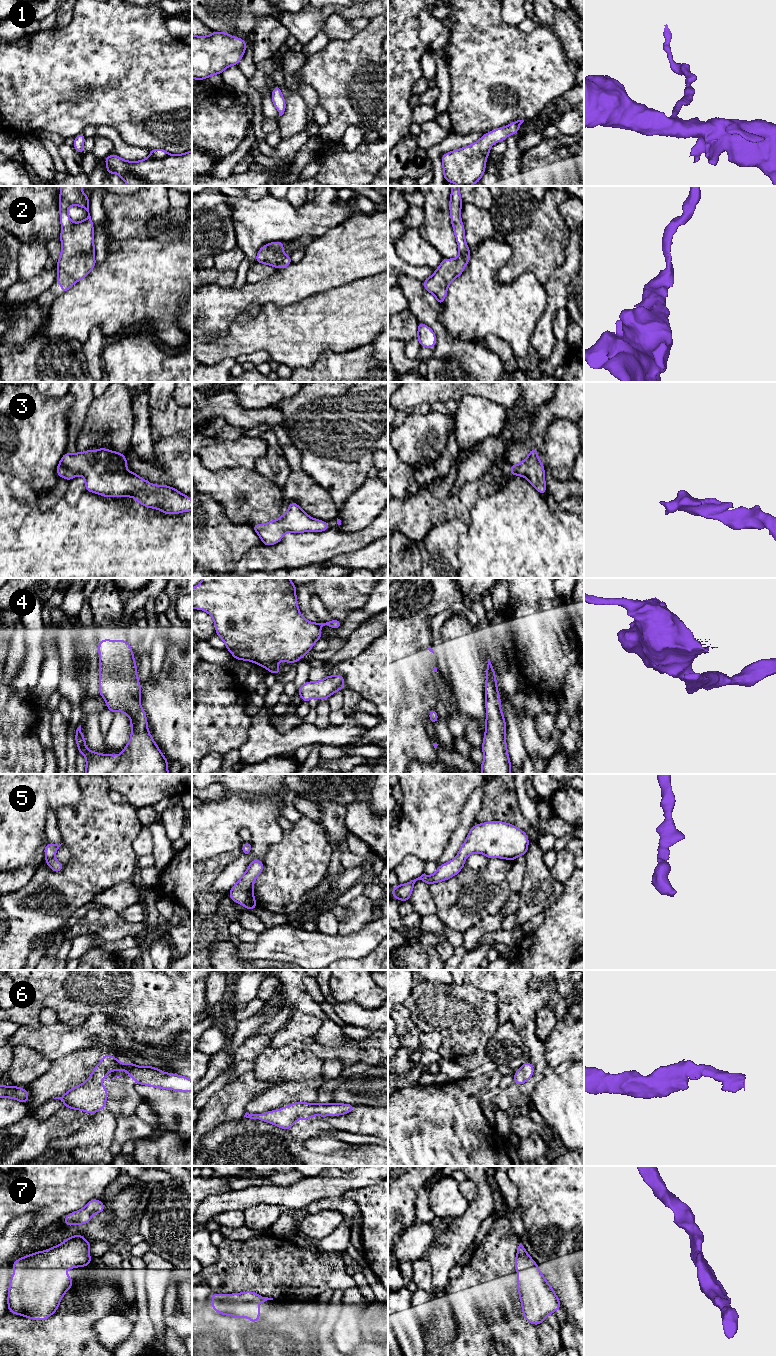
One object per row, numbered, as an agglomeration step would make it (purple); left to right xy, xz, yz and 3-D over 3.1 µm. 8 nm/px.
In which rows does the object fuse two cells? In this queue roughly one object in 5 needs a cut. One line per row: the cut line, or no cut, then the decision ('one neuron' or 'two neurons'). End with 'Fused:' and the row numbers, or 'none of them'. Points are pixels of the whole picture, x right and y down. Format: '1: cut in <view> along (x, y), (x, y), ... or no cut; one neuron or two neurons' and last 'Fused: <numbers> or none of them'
1: no cut; one neuron
2: no cut; one neuron
3: no cut; one neuron
4: no cut; one neuron
5: no cut; one neuron
6: no cut; one neuron
7: no cut; one neuron
Fused: none of them

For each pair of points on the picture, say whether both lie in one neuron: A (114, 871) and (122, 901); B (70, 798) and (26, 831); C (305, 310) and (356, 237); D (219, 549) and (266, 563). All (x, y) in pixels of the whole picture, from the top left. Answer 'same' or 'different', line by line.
A: different
B: same
C: different
D: different

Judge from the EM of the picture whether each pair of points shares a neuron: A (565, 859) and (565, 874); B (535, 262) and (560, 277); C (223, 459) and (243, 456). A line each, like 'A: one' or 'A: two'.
A: one
B: two
C: one

